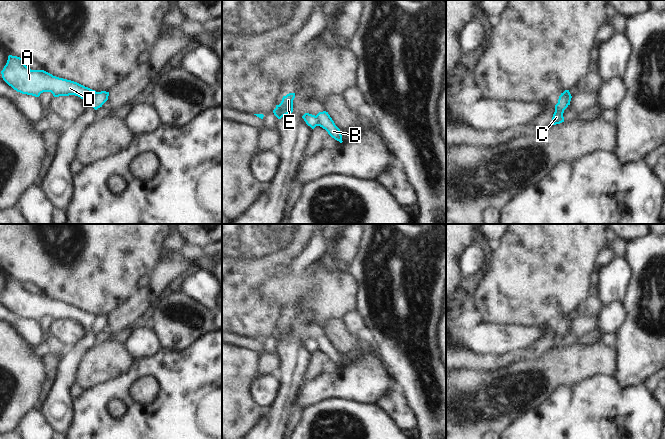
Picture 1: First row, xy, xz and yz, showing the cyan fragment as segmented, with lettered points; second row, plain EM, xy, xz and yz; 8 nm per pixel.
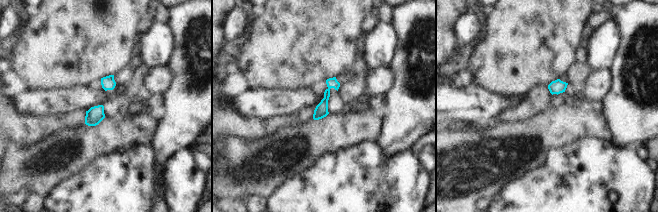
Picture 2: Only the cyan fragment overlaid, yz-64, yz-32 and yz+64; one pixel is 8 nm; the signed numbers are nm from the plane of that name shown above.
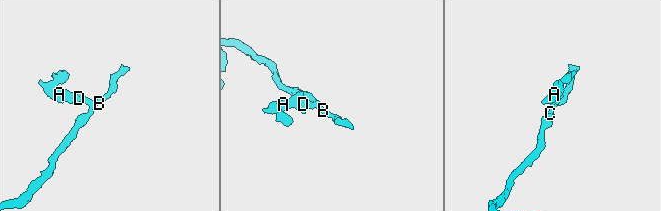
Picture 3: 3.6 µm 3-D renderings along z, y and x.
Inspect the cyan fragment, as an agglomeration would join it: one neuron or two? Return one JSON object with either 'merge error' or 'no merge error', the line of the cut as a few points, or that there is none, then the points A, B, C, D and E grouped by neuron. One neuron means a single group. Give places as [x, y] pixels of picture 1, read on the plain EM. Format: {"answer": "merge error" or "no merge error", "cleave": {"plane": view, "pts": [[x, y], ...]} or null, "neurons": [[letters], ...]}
{"answer": "merge error", "cleave": {"plane": "xz", "pts": [[315, 340], [318, 344], [318, 349]]}, "neurons": [["A", "D", "E"], ["B", "C"]]}

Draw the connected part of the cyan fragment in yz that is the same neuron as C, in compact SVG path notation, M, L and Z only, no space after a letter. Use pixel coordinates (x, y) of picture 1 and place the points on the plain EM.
M563 317L559 320L558 327L555 329L555 336L551 348L556 349L564 346L564 334L570 329L571 322L566 322Z

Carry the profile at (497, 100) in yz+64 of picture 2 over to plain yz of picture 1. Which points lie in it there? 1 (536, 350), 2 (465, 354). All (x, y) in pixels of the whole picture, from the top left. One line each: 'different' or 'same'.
1: different
2: different

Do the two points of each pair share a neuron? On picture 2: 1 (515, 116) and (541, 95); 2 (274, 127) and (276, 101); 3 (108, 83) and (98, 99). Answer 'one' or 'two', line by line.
1: one
2: two
3: two

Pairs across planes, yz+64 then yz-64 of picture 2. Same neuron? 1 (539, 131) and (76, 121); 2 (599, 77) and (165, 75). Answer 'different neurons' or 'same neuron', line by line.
1: different neurons
2: same neuron

